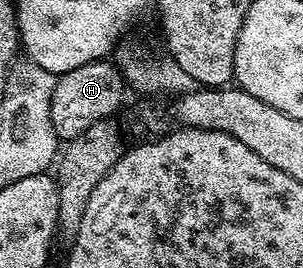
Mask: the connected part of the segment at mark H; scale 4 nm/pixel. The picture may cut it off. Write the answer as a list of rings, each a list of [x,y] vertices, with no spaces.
[[[109,60],[88,62],[58,77],[55,92],[51,92],[51,124],[55,128],[55,136],[62,143],[68,144],[83,136],[91,124],[112,119],[113,113],[120,108],[127,83],[120,69],[111,63]]]

